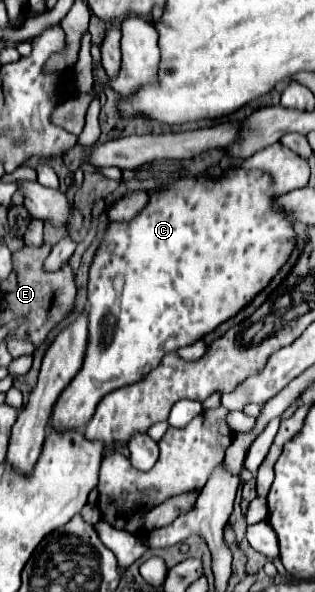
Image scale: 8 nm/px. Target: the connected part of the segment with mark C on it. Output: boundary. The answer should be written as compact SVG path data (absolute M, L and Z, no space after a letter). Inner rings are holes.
M231 169L219 181L207 181L207 179L181 179L181 181L175 181L169 191L161 191L161 193L151 195L147 207L137 217L133 217L129 223L111 223L109 225L107 235L103 237L101 247L95 253L95 259L93 259L93 265L91 265L91 271L89 271L89 303L91 303L91 309L89 309L89 331L91 331L91 337L89 337L85 361L83 361L81 371L65 387L65 391L59 395L59 399L57 399L55 407L53 407L51 427L55 431L63 433L63 431L71 431L71 429L83 427L93 417L99 399L103 399L109 391L119 389L123 385L129 385L133 381L141 381L161 361L161 357L165 353L175 351L181 345L191 345L199 337L203 337L209 331L213 331L219 323L223 323L225 319L235 315L239 309L243 309L275 277L277 269L285 263L285 259L289 257L289 253L293 249L293 227L291 227L291 219L289 217L283 217L279 211L271 209L271 203L273 203L271 179L265 173ZM127 311L143 311L143 313L139 313L127 325Z

